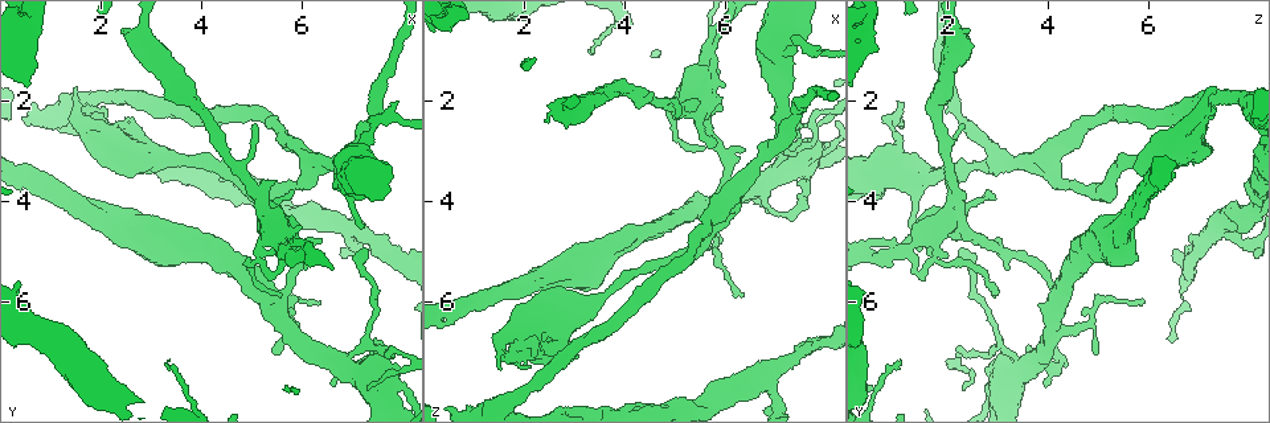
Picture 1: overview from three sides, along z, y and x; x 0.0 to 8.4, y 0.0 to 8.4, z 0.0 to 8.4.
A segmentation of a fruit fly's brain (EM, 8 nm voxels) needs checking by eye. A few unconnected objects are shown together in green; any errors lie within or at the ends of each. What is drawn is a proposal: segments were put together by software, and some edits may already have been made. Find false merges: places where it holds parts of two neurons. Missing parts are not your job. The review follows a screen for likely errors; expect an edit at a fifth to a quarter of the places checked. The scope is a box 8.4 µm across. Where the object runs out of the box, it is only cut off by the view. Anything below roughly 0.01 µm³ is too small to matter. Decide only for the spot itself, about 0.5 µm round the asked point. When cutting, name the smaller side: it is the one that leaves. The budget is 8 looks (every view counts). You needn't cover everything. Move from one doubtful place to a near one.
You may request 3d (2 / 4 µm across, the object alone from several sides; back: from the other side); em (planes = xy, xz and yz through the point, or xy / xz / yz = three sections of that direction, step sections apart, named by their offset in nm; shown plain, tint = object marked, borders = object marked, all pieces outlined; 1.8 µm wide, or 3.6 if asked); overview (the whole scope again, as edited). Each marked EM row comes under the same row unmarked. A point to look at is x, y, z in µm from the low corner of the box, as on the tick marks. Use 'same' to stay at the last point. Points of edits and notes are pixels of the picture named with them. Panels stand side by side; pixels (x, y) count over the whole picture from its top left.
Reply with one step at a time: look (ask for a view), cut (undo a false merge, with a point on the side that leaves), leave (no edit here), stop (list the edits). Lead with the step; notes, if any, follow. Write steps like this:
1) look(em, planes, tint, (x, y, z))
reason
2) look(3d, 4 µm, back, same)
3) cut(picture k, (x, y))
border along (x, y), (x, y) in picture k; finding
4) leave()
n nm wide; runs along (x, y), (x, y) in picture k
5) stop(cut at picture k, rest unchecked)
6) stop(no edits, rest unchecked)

look(3d, 4 µm, (6.95, 3.30, 2.95))
arms part here

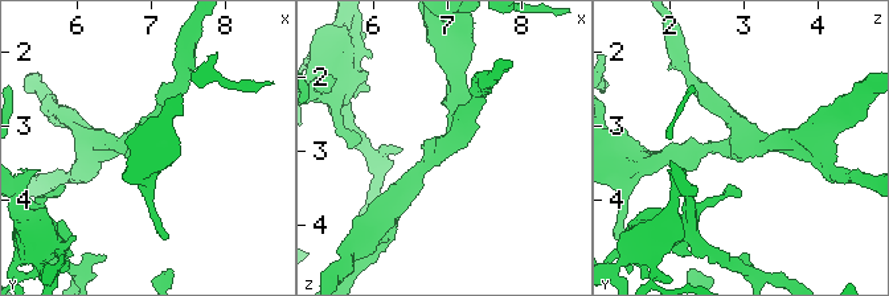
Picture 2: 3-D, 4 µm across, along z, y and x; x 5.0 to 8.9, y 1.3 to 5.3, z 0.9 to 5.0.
look(em, planes, borders, (6.95, 3.30, 2.90))
3 arms; arms of 220, 240, 260 nm

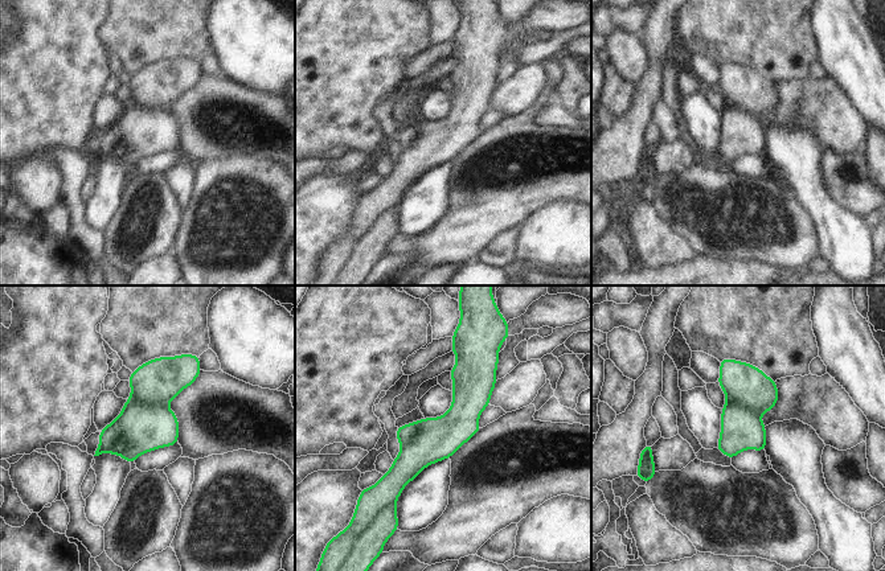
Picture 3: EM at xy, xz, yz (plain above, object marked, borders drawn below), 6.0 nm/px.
cut(picture 3, (158, 381))
border along (130, 397), (148, 405), (166, 406) in picture 3; two neurons meet here

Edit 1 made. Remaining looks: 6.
look(overview)

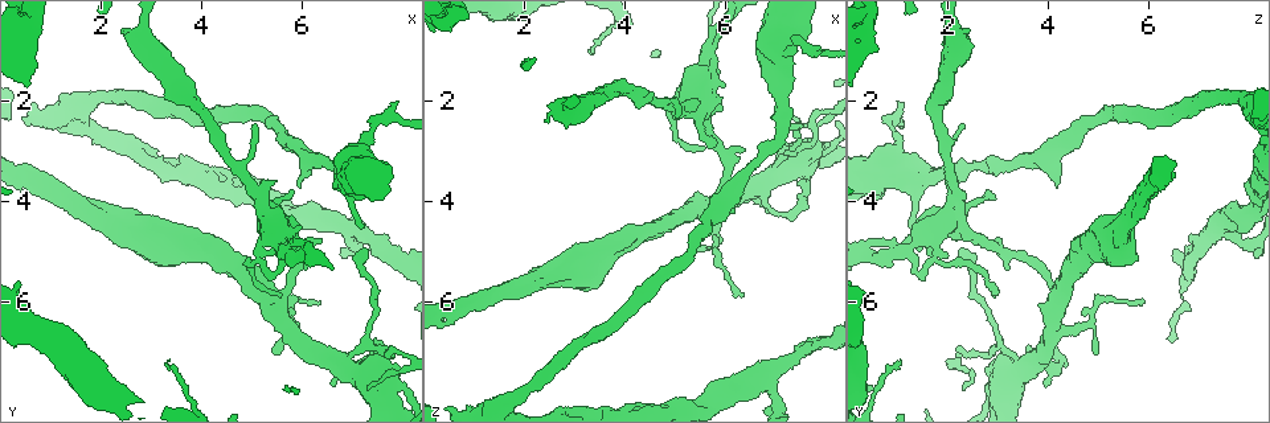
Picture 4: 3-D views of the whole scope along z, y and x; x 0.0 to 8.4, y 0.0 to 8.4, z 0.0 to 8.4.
look(em, xz, step 8, tint, (6.75, 7.20, 3.75))
a fork

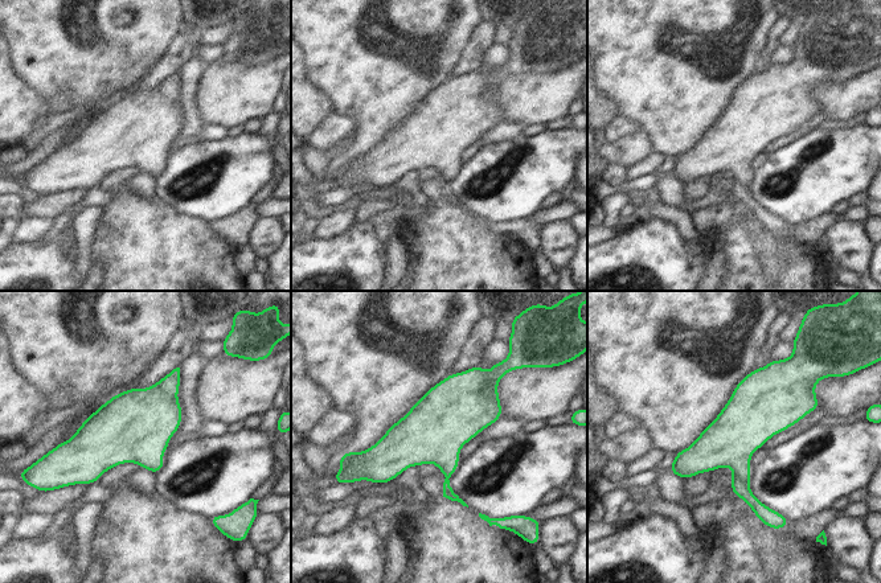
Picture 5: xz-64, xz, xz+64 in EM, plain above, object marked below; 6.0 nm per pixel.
cut(picture 5, (740, 488))
border along (733, 475), (748, 484) in picture 5; two neurons meet here

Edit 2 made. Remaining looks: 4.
look(overview)
see it whole again

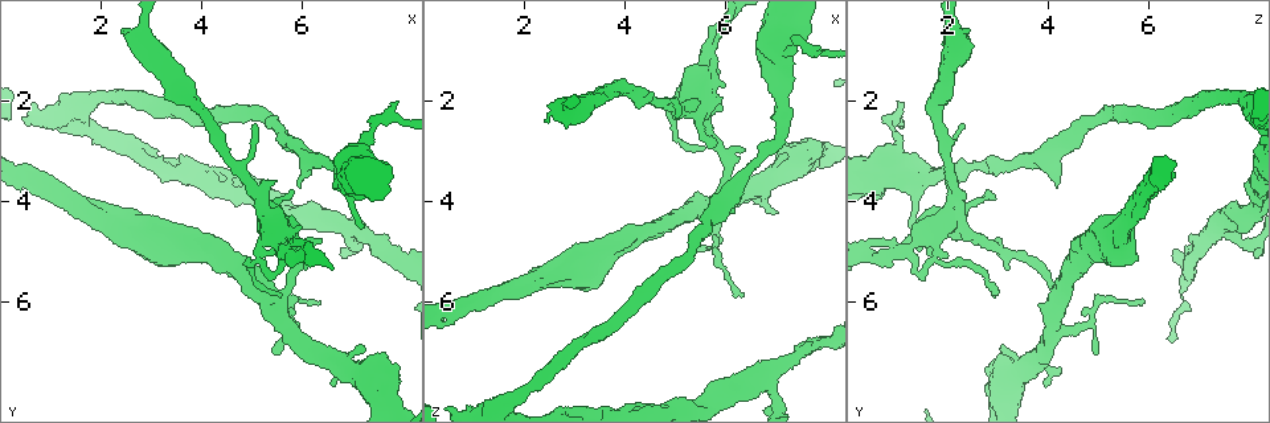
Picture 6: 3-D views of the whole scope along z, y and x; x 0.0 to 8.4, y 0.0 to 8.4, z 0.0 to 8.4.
look(em, planes, tint, (5.20, 5.05, 1.80))
calibre changes

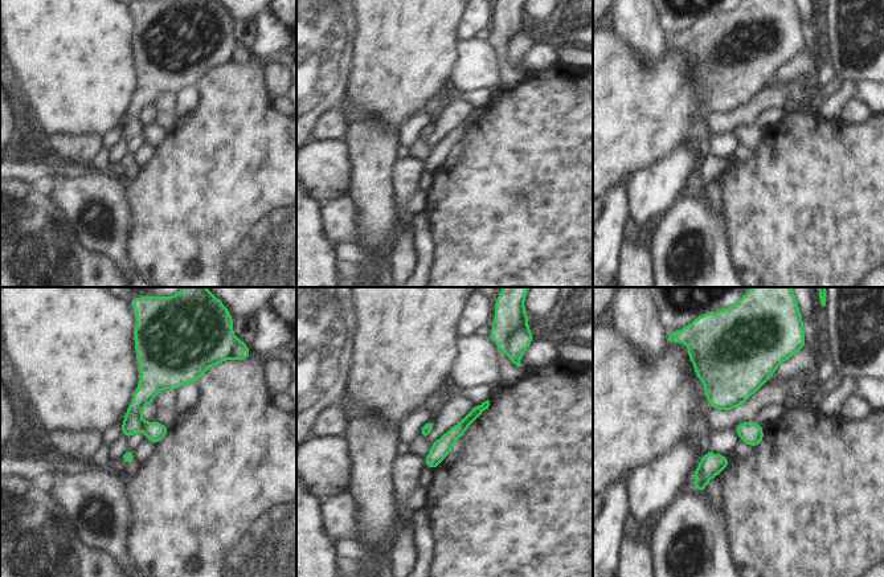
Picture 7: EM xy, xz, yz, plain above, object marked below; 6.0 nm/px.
cut(picture 7, (711, 463))
110 nm wide; border along (695, 481), (700, 481), (704, 485) in picture 7; two neurons meet here

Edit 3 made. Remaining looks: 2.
stop(cut at picture 3, cut at picture 5, cut at picture 7, rest unchecked)

